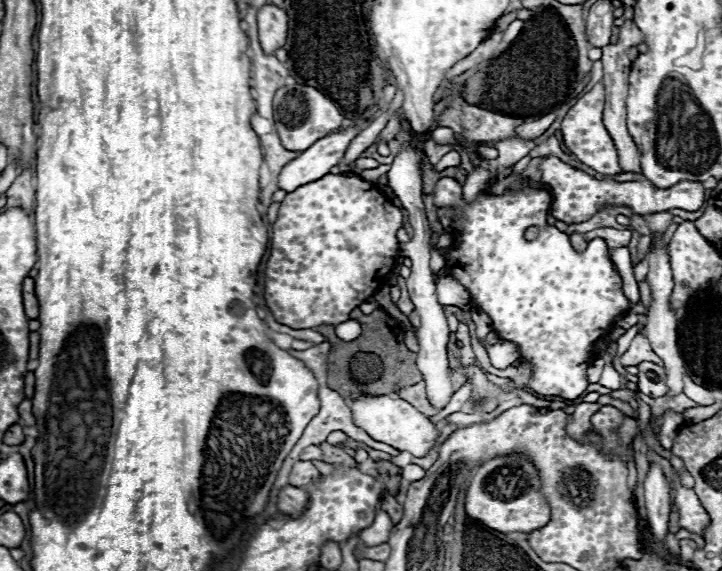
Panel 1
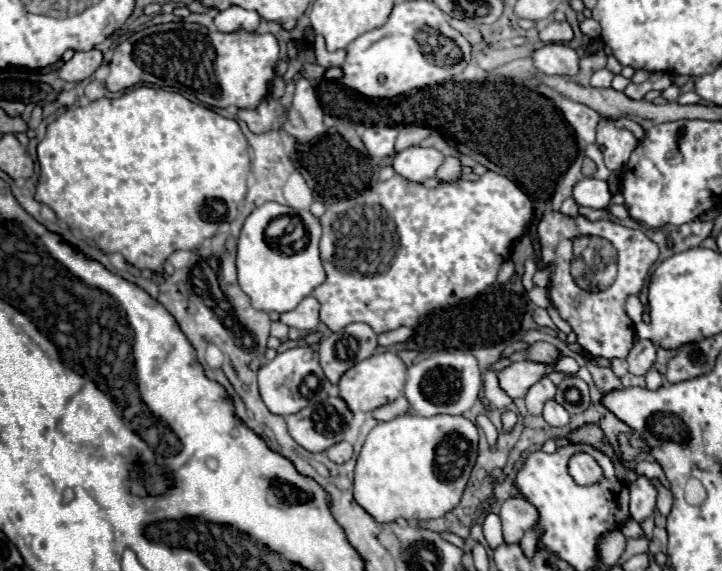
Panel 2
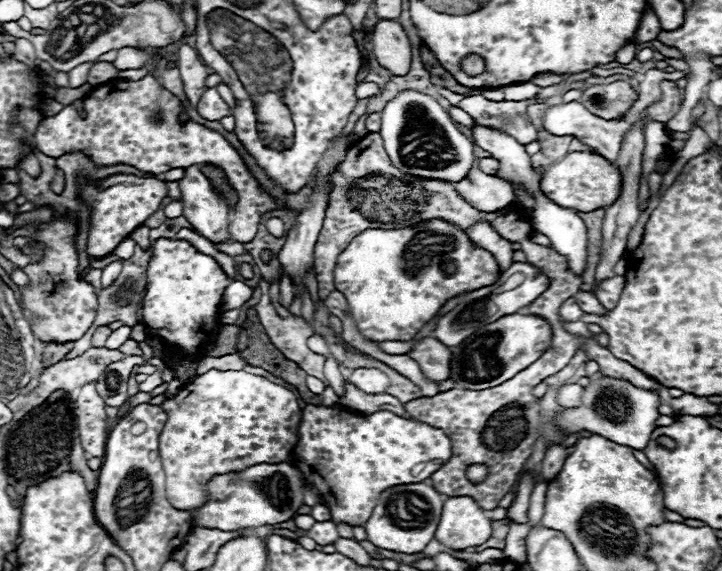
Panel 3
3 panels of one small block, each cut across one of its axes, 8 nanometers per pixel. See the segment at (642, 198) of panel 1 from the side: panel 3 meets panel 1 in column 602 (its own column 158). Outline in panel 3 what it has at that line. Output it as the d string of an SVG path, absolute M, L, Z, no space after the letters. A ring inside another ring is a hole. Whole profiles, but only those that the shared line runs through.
M118 174L106 178L100 186L86 186L82 190L82 198L94 208L92 210L92 228L88 238L88 254L94 258L108 256L124 238L128 238L138 226L142 226L168 196L166 182L158 178L138 178L132 174ZM104 182L112 186L104 188Z

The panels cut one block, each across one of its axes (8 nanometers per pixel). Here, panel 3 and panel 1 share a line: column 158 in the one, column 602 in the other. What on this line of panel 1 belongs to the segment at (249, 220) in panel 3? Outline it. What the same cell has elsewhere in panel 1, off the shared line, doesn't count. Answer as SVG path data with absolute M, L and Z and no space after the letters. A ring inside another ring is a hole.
M596 84L590 92L586 92L564 116L562 120L562 134L564 134L564 144L568 150L586 166L594 168L596 172L602 174L620 174L618 166L618 154L614 148L614 142L610 134L602 126L602 102L604 102L604 86Z

